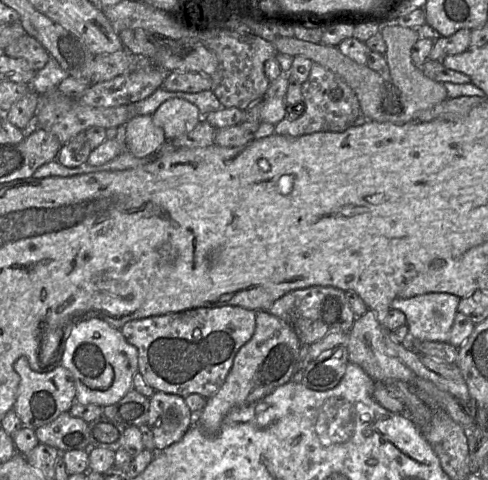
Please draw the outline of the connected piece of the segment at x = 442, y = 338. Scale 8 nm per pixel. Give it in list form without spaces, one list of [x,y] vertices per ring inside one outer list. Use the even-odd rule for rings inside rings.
[[[426,293],[410,298],[397,297],[390,306],[405,315],[405,325],[413,341],[448,342],[460,300],[458,296],[450,293]]]

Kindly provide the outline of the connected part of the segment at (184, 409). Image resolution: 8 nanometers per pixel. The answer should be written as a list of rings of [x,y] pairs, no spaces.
[[[155,391],[149,402],[147,426],[153,433],[154,451],[162,451],[182,439],[195,414],[179,395]]]

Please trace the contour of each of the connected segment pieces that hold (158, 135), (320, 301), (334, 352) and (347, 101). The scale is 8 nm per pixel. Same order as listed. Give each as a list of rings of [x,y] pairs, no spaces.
[[[151,115],[133,116],[124,126],[126,131],[126,150],[137,158],[153,155],[166,142],[163,129],[153,123]]]
[[[332,286],[296,289],[276,300],[267,311],[286,322],[302,346],[309,346],[331,332],[348,333],[357,317],[351,310],[344,291]]]
[[[346,345],[324,351],[310,361],[304,370],[301,383],[315,391],[330,390],[338,385],[349,363]]]
[[[312,63],[307,80],[301,84],[301,92],[303,112],[295,120],[283,118],[275,125],[275,134],[300,137],[315,132],[343,132],[360,116],[359,101],[353,89],[340,76],[318,63]]]

